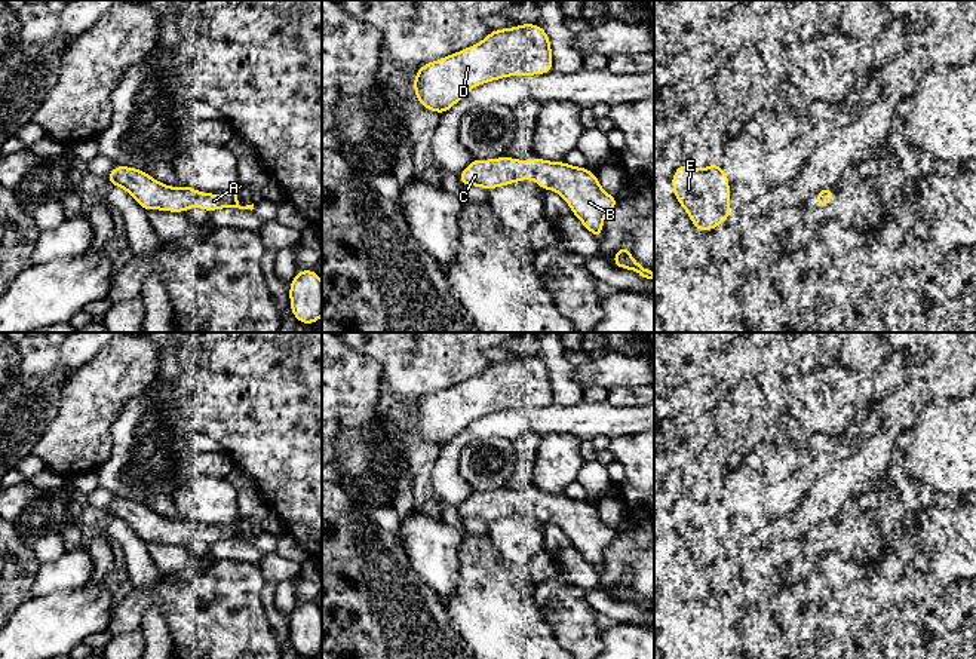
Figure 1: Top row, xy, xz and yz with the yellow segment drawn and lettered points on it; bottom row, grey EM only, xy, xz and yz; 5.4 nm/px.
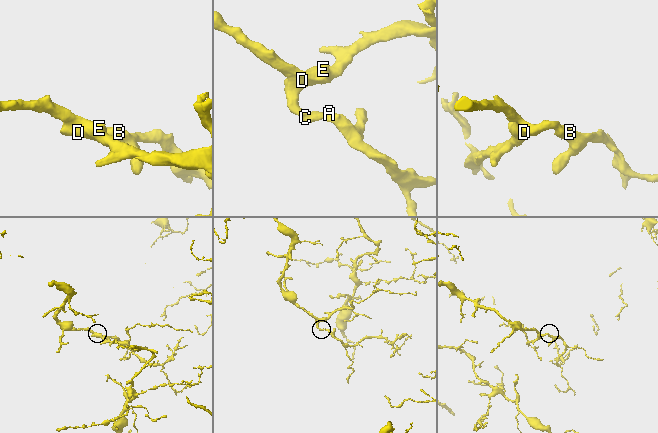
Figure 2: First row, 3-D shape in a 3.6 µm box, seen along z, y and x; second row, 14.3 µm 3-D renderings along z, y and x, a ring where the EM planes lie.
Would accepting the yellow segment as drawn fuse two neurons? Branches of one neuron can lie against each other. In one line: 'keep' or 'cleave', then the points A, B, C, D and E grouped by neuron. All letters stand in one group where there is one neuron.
keep; groups A B C D E

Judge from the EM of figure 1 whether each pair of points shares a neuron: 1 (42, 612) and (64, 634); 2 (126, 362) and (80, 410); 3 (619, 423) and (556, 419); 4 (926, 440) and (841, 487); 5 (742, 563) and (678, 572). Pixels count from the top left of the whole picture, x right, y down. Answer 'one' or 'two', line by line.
1: one
2: one
3: one
4: two
5: one

